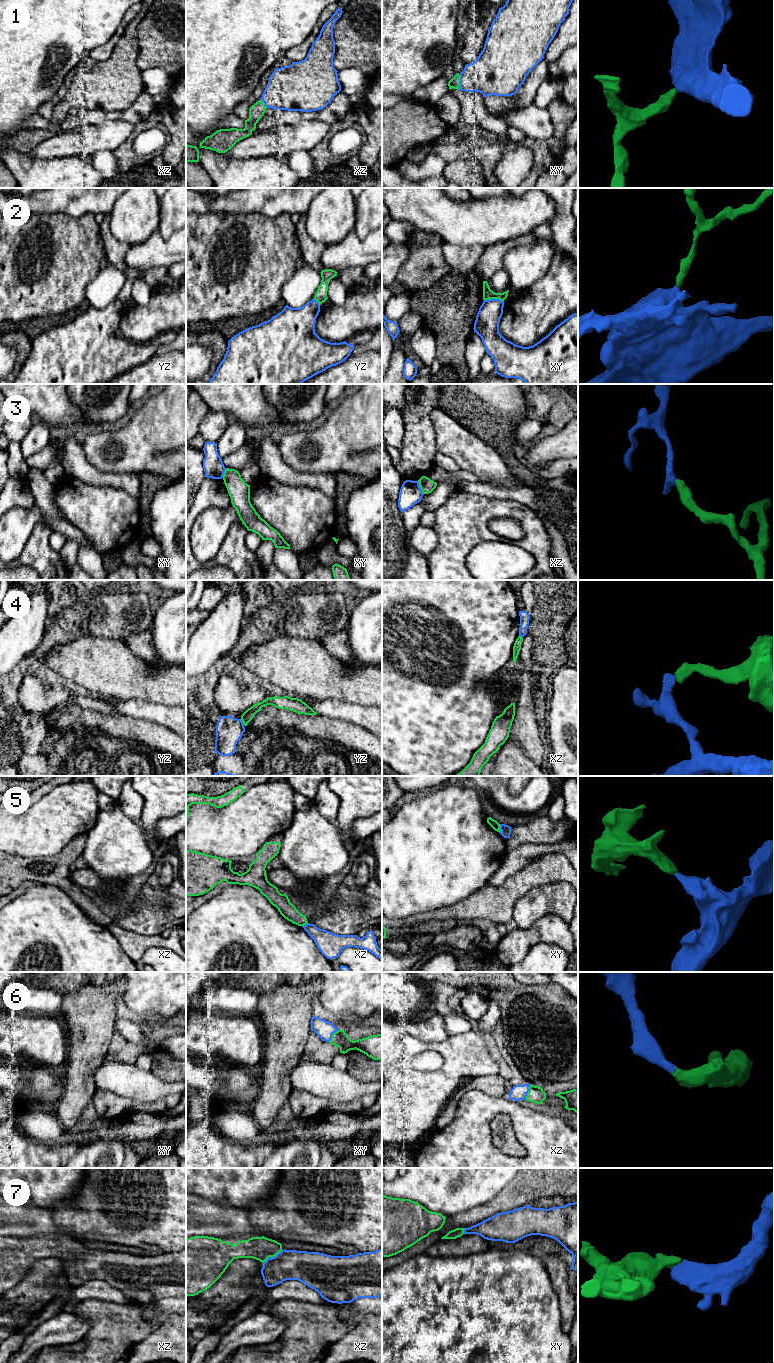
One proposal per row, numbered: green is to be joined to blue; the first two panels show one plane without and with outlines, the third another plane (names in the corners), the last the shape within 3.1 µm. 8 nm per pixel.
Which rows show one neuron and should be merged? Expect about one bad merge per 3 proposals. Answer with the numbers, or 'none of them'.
1, 6, 7

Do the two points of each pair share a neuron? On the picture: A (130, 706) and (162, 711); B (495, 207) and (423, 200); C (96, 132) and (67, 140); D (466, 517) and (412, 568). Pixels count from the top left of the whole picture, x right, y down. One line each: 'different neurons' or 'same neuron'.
A: same neuron
B: same neuron
C: same neuron
D: different neurons

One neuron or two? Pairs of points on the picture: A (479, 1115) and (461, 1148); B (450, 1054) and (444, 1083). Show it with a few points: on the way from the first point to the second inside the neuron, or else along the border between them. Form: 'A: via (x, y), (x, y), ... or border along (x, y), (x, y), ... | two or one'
A: via (471, 1123), (467, 1140) | one
B: via (450, 1061), (449, 1076) | one

